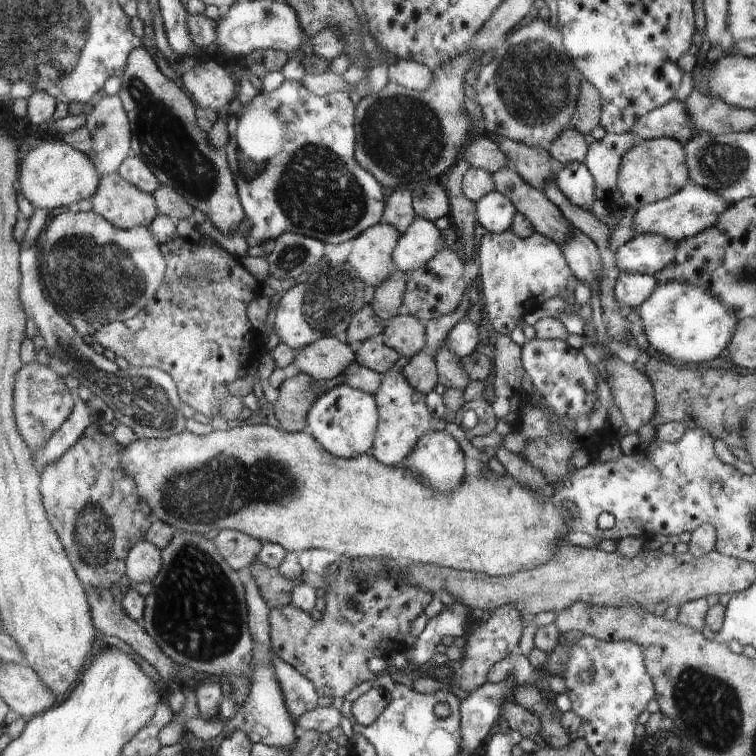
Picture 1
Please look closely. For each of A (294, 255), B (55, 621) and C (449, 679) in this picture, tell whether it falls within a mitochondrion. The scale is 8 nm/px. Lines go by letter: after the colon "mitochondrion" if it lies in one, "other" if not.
A: mitochondrion
B: other
C: other

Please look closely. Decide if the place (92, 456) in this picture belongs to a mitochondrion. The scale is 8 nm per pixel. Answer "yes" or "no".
no

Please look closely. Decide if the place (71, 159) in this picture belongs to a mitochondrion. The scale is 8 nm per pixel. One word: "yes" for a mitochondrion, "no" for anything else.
no

